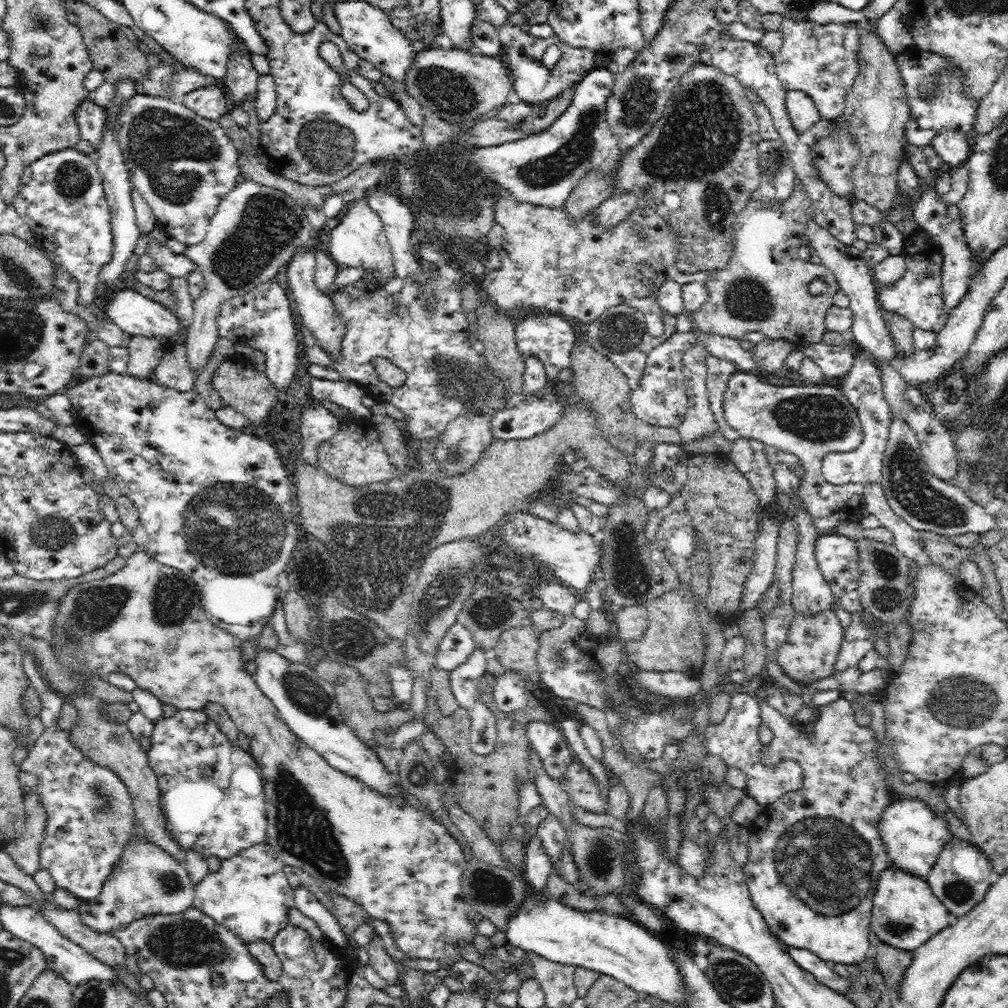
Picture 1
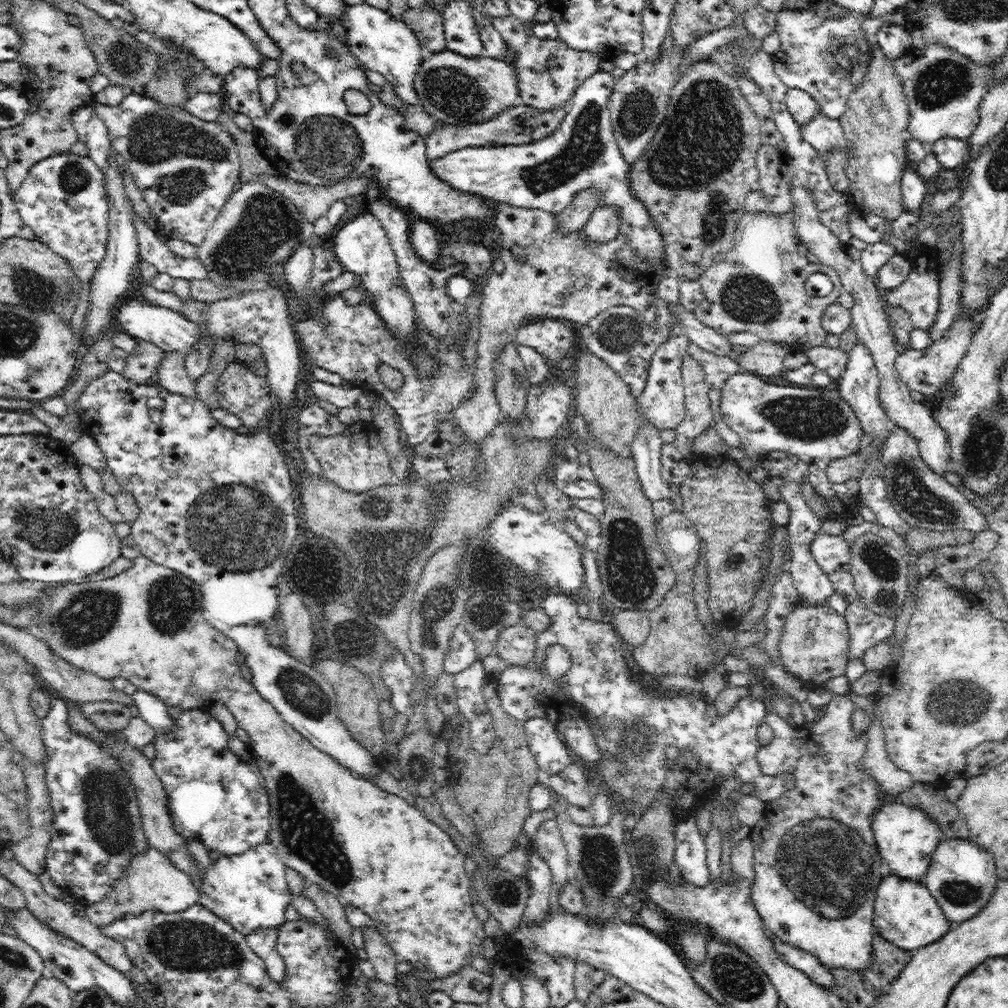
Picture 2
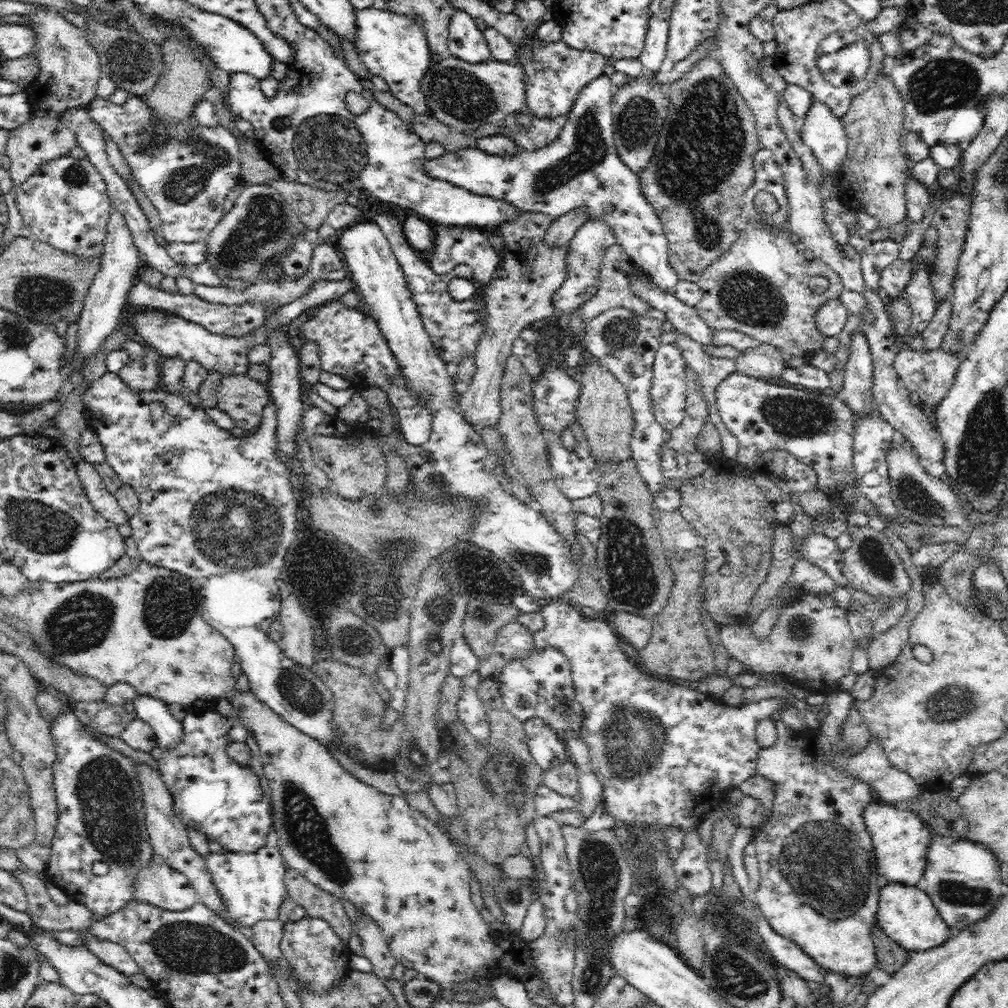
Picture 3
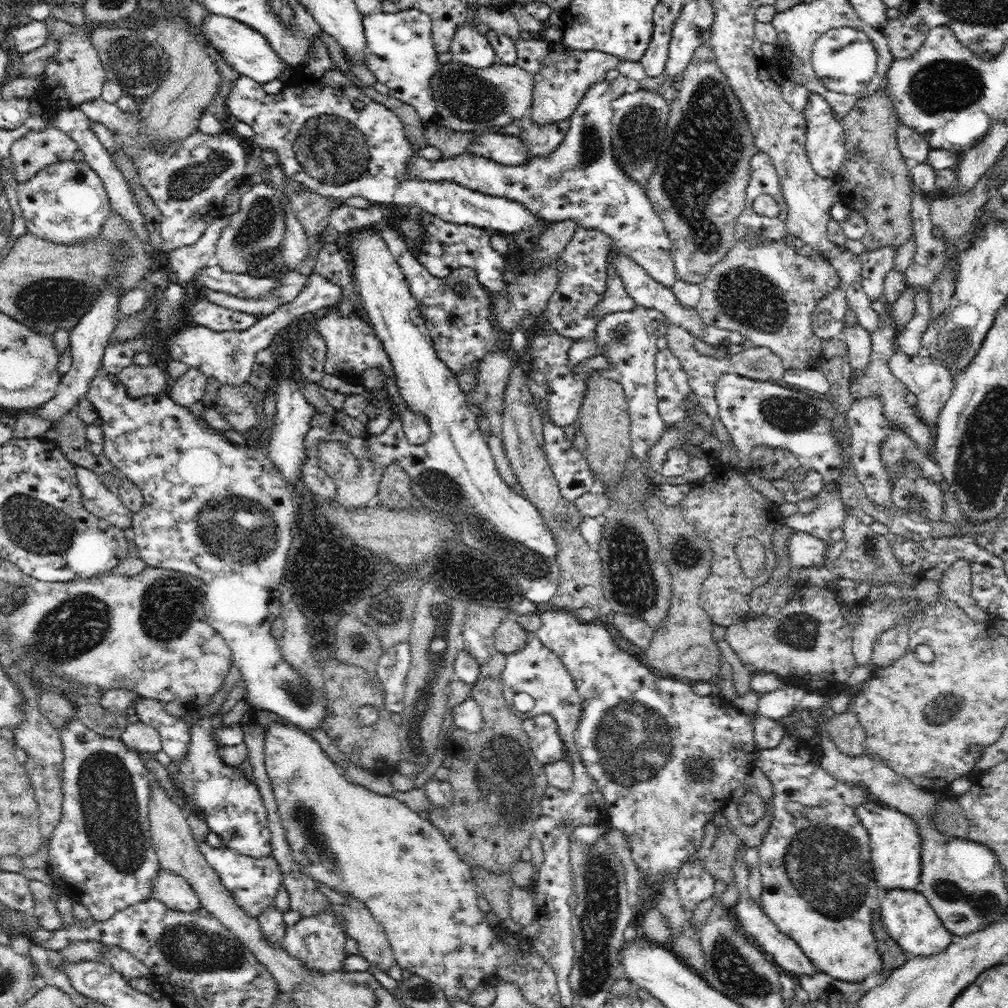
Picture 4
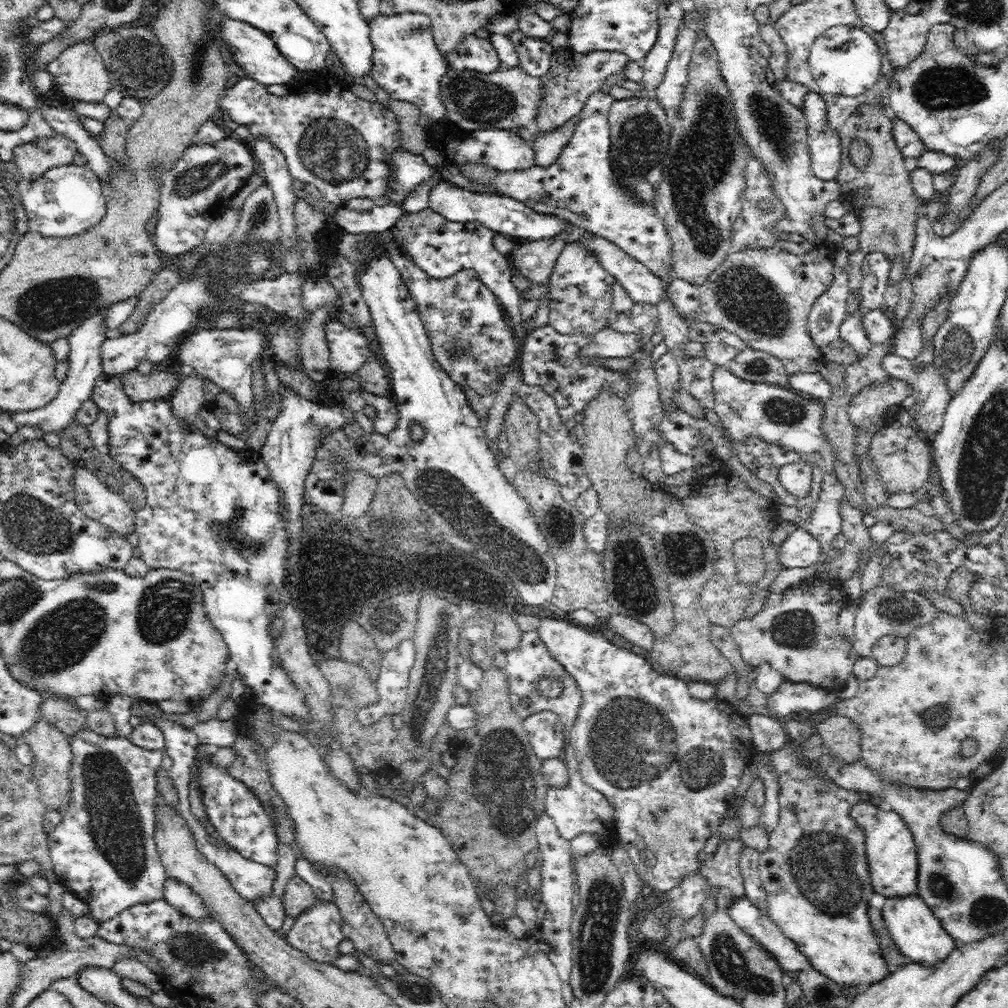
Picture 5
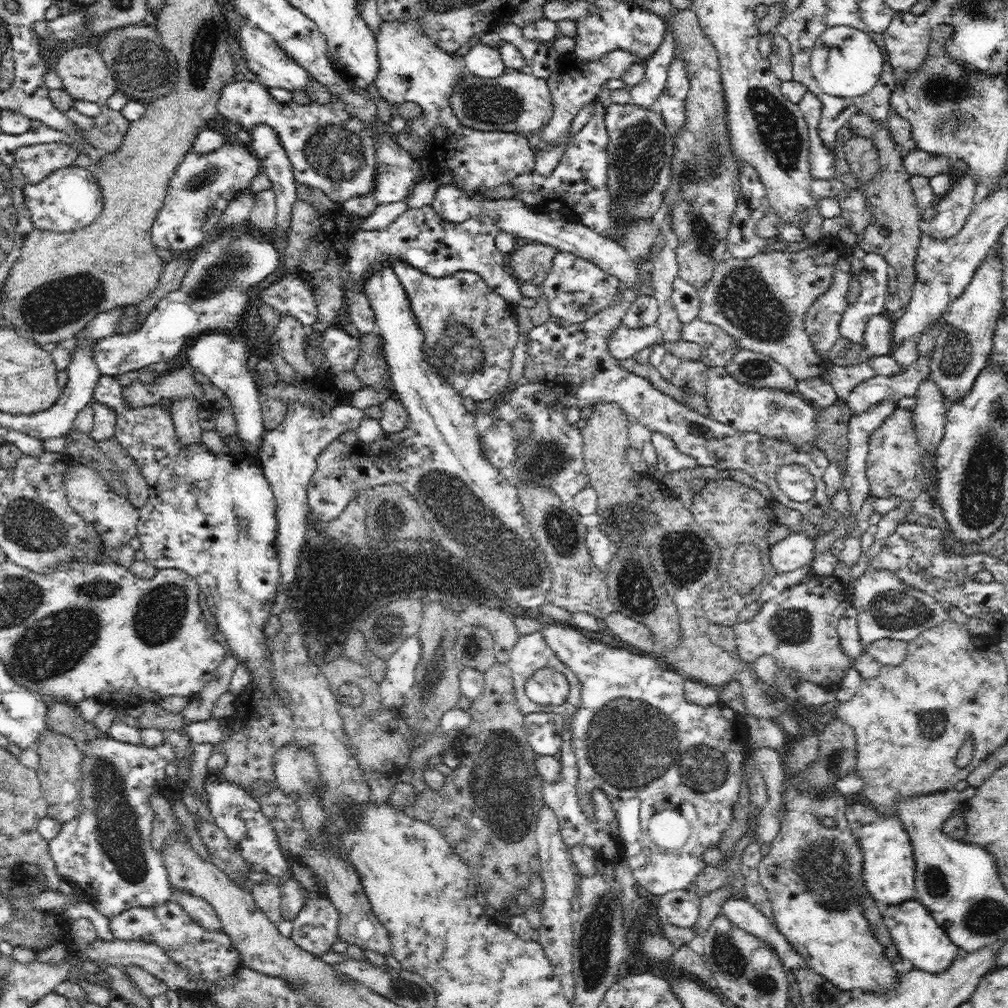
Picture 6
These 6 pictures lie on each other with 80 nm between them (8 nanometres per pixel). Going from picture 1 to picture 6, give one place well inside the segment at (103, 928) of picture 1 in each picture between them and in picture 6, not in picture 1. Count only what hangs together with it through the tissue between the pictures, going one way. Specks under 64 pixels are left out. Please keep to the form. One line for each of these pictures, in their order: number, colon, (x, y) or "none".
2: (152, 882)
3: (158, 884)
4: (174, 891)
5: (182, 898)
6: (200, 911)

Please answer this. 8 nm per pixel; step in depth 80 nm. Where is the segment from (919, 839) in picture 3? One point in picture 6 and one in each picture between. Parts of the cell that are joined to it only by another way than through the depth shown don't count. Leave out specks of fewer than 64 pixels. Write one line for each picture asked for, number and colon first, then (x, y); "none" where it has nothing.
4: (896, 847)
5: (891, 852)
6: (889, 873)

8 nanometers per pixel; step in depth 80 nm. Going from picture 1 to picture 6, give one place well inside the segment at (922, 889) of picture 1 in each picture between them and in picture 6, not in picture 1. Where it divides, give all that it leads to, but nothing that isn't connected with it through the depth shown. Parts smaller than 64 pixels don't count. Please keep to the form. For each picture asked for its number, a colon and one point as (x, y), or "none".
2: (905, 913)
3: (907, 914)
4: (907, 915)
5: (917, 932)
6: (918, 937)

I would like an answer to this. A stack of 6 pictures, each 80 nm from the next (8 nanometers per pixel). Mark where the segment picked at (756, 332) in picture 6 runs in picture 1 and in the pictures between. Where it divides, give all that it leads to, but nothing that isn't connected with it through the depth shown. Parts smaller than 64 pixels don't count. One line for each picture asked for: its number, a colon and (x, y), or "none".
1: (764, 288)
2: (759, 286)
3: (760, 286)
4: (763, 289)
5: (764, 295)

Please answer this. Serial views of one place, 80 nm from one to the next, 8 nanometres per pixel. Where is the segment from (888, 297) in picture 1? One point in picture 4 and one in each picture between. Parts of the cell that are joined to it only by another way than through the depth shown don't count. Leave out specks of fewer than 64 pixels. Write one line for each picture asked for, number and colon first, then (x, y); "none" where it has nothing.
2: (919, 293)
3: (919, 293)
4: (909, 339)

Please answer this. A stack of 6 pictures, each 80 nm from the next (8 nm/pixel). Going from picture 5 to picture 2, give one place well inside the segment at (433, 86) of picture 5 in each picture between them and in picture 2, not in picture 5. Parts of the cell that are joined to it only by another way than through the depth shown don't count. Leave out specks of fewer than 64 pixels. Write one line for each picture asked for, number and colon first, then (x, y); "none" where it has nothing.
2: (381, 43)
3: (394, 46)
4: (400, 52)

